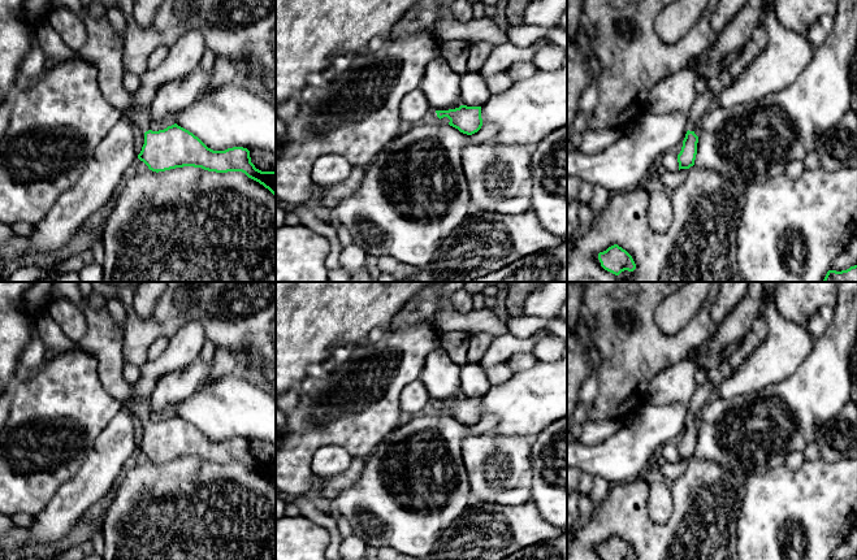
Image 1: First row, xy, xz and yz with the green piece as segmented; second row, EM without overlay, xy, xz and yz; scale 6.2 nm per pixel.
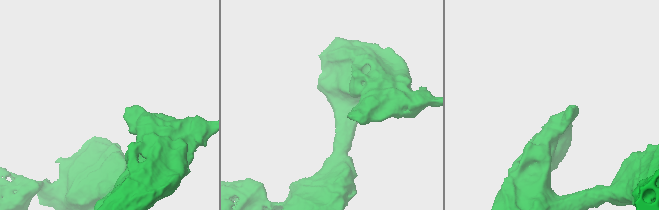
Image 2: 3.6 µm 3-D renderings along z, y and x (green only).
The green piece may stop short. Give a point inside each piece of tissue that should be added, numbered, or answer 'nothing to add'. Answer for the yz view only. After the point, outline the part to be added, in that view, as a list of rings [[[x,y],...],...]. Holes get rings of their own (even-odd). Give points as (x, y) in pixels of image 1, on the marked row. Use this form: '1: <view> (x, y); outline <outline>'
1: yz (705, 101); outline [[[710,90],[697,95],[688,117],[688,130],[694,131],[704,116],[715,107],[715,96]]]

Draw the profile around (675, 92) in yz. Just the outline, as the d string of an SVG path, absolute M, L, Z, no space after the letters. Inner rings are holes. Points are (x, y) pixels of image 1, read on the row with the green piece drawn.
M679 70L662 78L648 95L648 109L654 114L668 112L689 112L697 96L694 70Z

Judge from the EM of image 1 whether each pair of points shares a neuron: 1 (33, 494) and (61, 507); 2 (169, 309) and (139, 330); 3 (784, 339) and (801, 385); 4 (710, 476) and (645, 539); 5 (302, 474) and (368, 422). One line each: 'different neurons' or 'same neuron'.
1: different neurons
2: same neuron
3: different neurons
4: same neuron
5: same neuron

